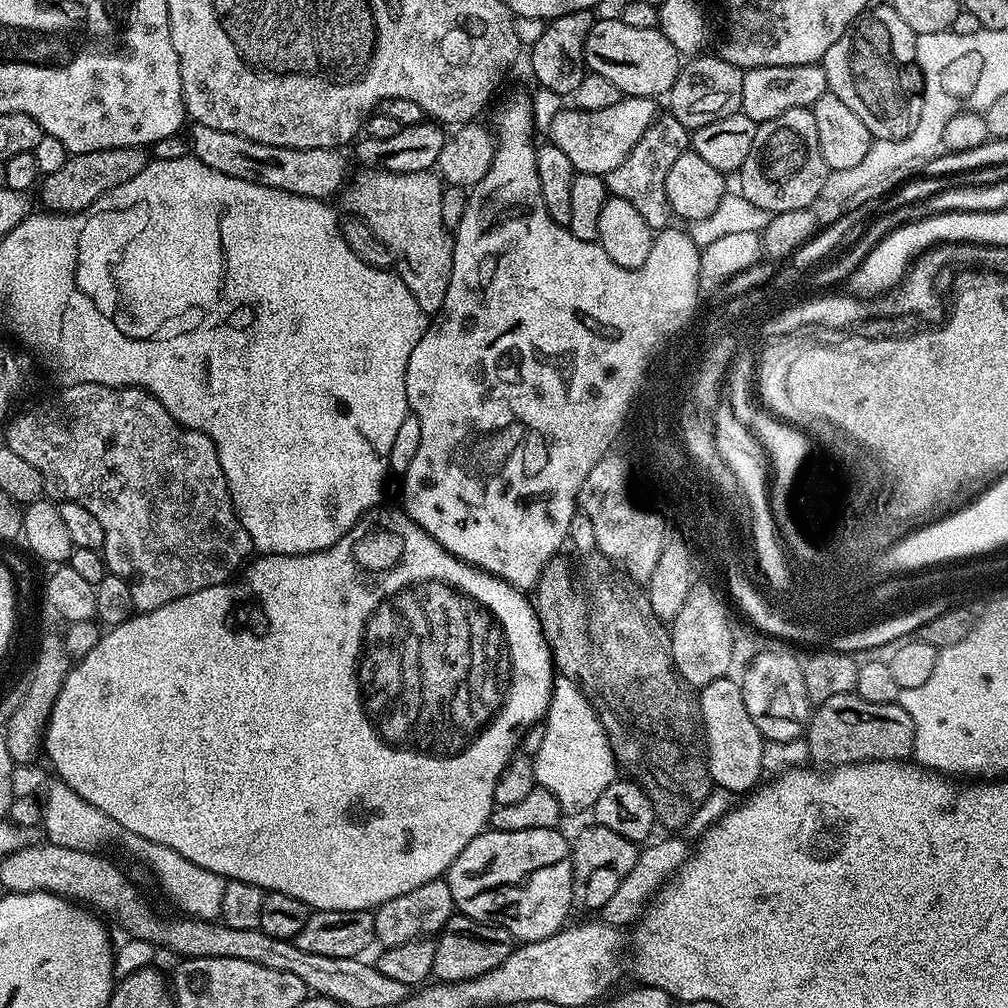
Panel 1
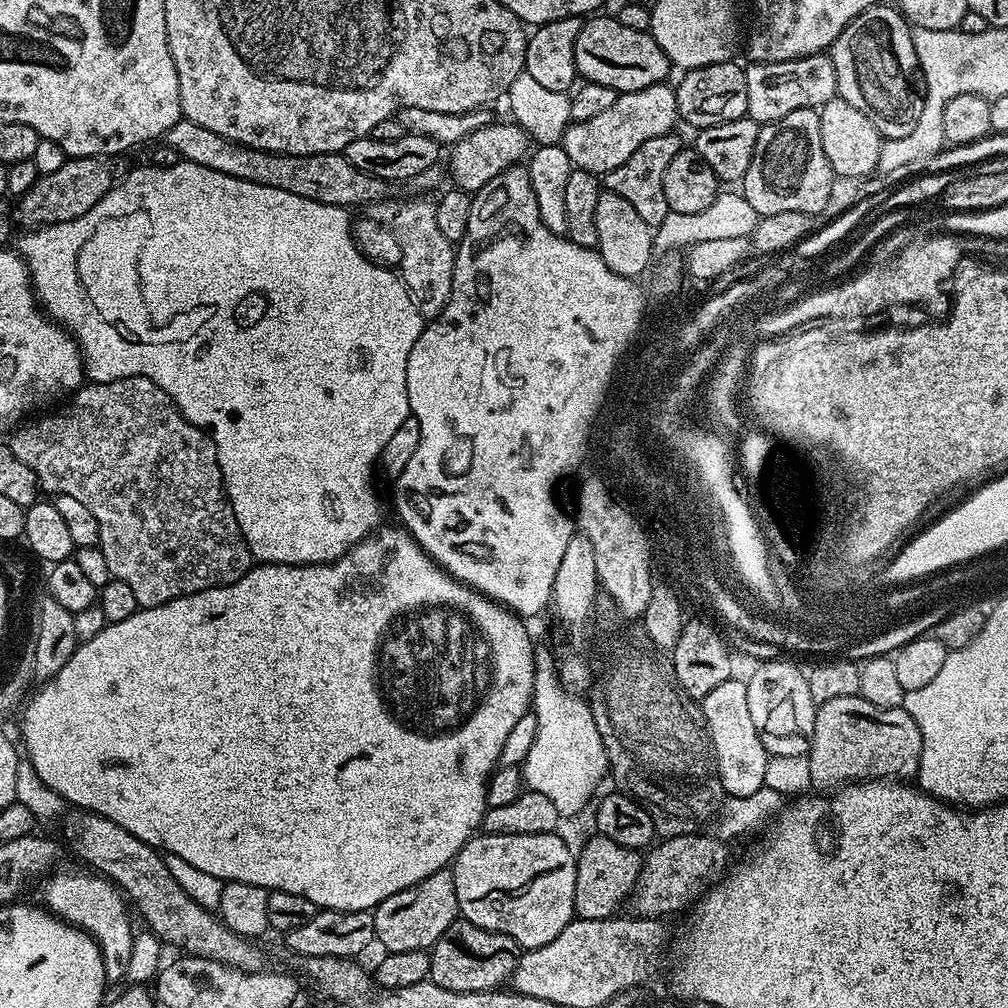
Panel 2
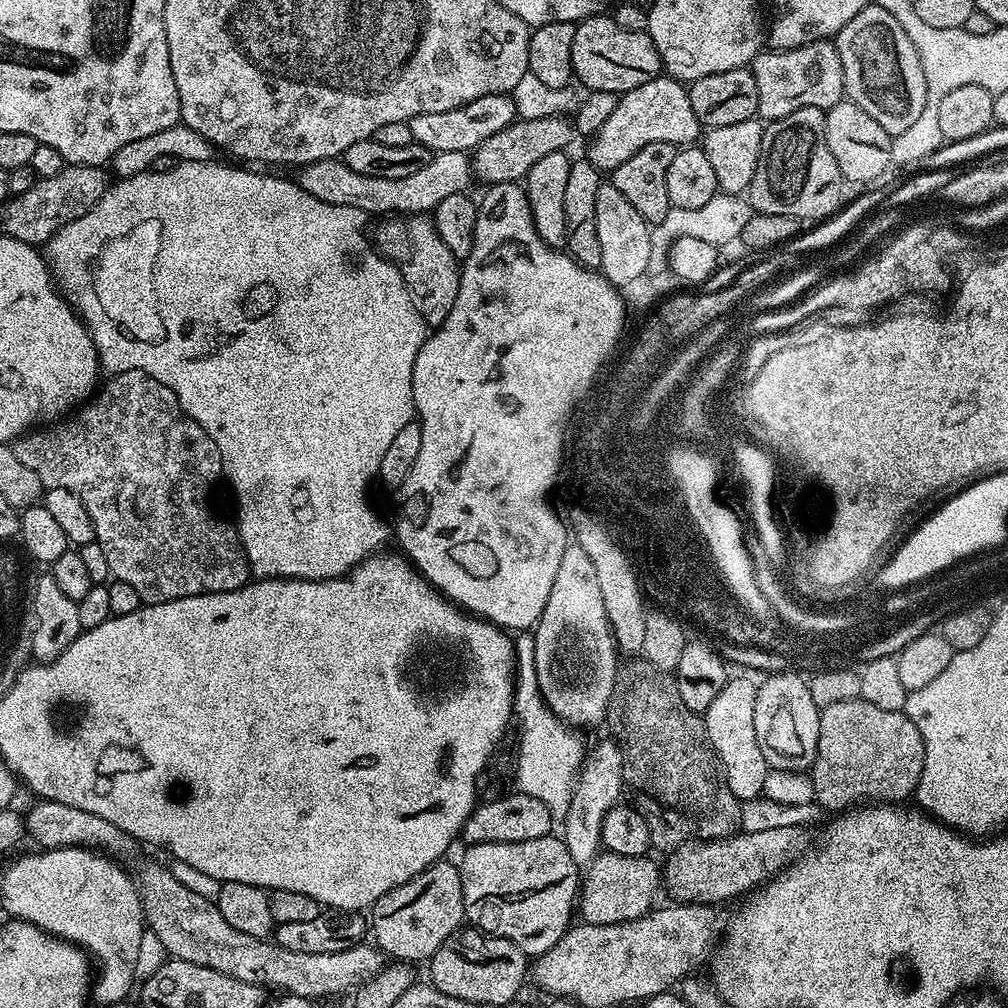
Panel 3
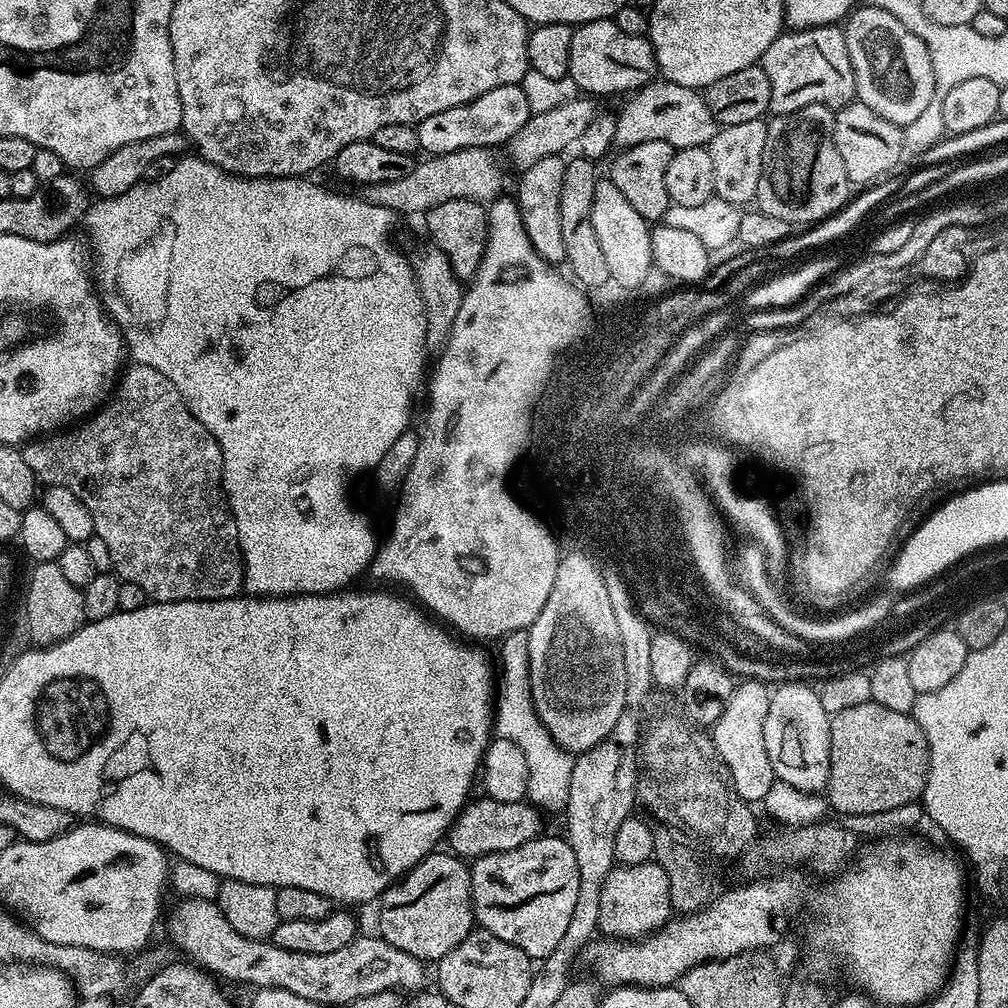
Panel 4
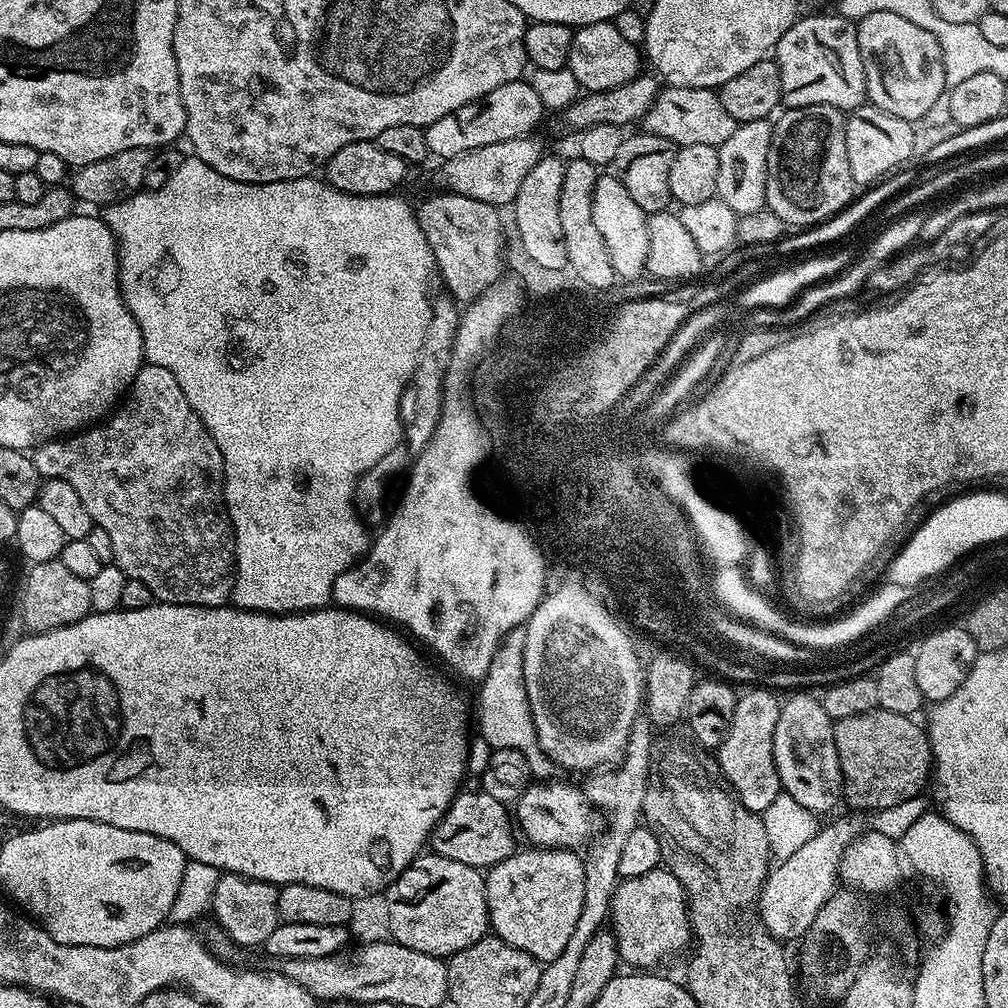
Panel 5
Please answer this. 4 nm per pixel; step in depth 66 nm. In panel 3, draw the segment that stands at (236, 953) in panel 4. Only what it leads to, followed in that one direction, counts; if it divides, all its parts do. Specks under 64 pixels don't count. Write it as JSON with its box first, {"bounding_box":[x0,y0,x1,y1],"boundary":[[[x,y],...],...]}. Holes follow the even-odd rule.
{"bounding_box":[134,864,386,1002],"boundary":[[[144,864],[134,872],[134,879],[136,888],[140,891],[147,931],[156,935],[157,942],[168,951],[167,955],[173,960],[194,962],[194,966],[206,966],[210,970],[218,970],[218,974],[230,974],[230,978],[259,984],[265,990],[281,988],[281,993],[301,996],[313,1002],[319,1001],[319,996],[340,996],[343,992],[351,993],[359,989],[361,984],[375,978],[386,963],[384,953],[368,942],[334,954],[298,954],[298,950],[286,950],[271,939],[244,934],[226,922],[216,900],[207,900],[202,898],[202,894],[194,894],[194,890],[186,890],[186,886],[174,878],[171,867],[165,865],[163,868],[160,864]]]}

